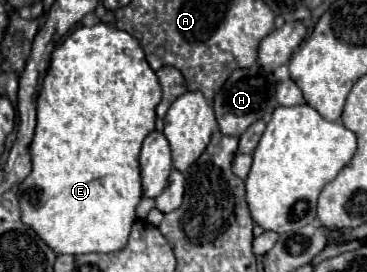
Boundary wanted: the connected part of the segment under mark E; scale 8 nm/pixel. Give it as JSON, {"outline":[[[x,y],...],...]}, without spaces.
{"outline":[[[97,23],[91,27],[77,27],[53,53],[51,53],[51,65],[43,79],[43,87],[39,91],[37,99],[37,127],[35,137],[31,143],[31,163],[33,169],[29,177],[19,187],[19,199],[21,199],[21,211],[23,211],[23,223],[29,225],[57,255],[69,253],[69,255],[81,255],[81,253],[113,253],[125,247],[129,239],[131,225],[135,221],[135,207],[141,201],[141,179],[139,179],[139,151],[143,139],[155,129],[155,107],[161,101],[161,85],[149,63],[145,61],[145,53],[135,37],[131,37],[127,31],[121,31],[117,27],[111,27],[107,23]]]}

